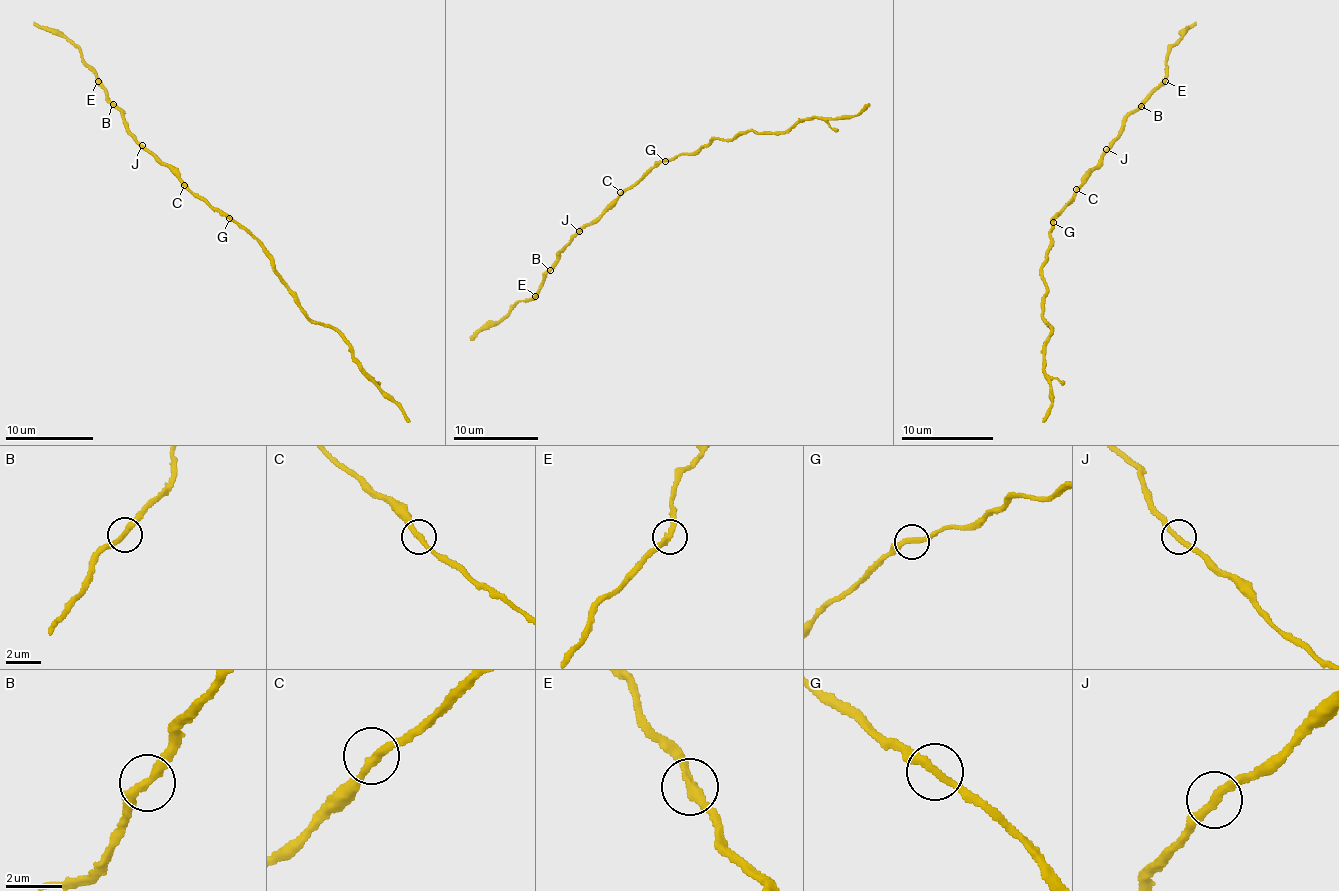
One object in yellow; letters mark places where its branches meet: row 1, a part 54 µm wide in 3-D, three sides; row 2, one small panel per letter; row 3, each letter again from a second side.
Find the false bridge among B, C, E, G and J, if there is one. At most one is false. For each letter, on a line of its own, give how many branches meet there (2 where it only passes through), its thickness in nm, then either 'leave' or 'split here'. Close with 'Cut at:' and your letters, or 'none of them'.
B: 2 | 300 nm | leave
C: 2 | 280 nm | leave
E: 2 | 280 nm | leave
G: 2 | 280 nm | leave
J: 2 | 280 nm | leave
Cut at: none of them

